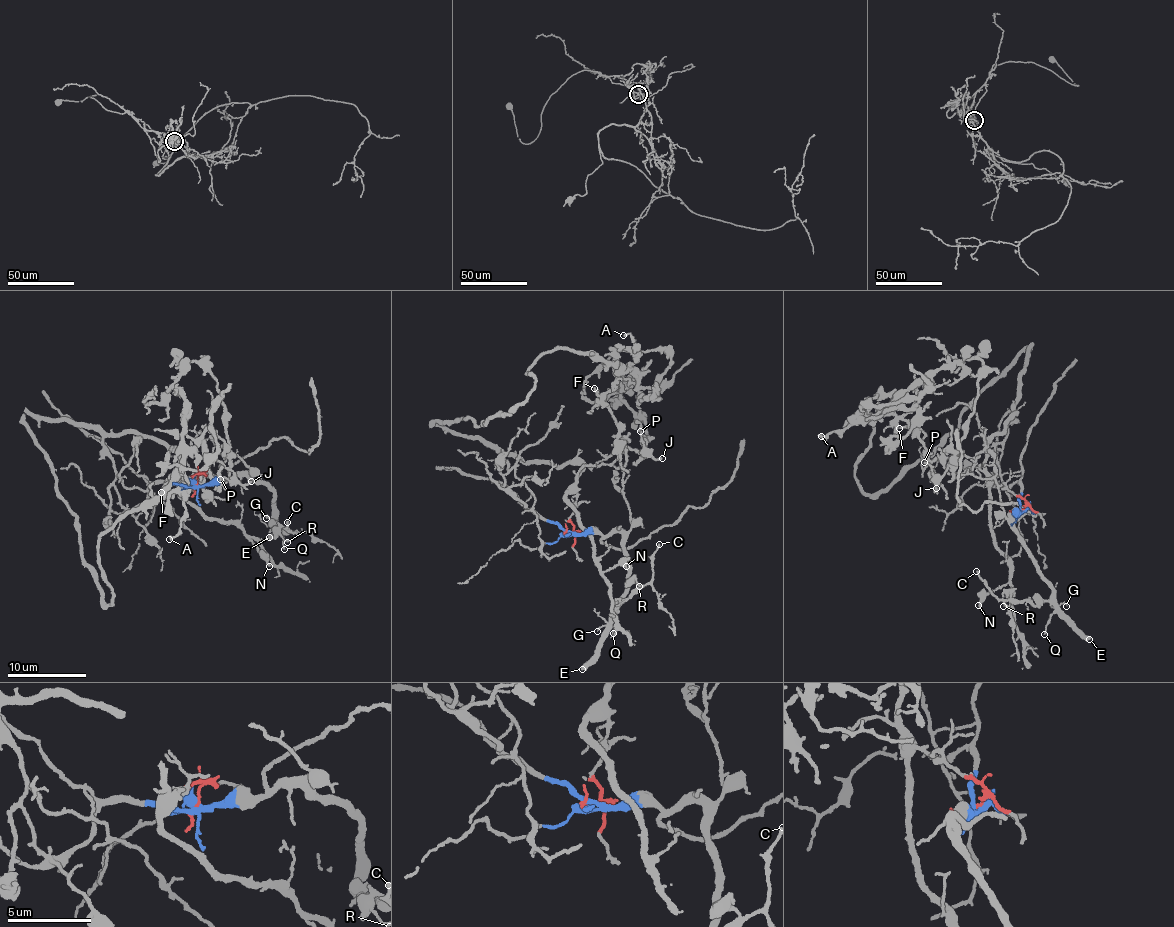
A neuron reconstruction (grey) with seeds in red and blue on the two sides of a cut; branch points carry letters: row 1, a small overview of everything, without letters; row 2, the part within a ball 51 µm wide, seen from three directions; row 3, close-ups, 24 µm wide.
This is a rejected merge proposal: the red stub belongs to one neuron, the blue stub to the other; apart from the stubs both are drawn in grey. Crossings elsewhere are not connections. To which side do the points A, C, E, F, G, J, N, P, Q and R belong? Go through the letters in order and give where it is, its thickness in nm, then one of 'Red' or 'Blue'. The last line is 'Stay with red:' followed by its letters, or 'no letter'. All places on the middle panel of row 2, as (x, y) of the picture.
A: Place: (623, 335). Thickness 200 nm. Red
C: Place: (659, 544). Thickness 170 nm. Blue
E: Place: (582, 669). Thickness 440 nm. Blue
F: Place: (594, 388). Thickness 180 nm. Red
G: Place: (597, 631). Thickness 120 nm. Blue
J: Place: (662, 458). Thickness 180 nm. Red
N: Place: (626, 566). Thickness 280 nm. Red
P: Place: (640, 431). Thickness 130 nm. Red
Q: Place: (613, 633). Thickness 130 nm. Blue
R: Place: (639, 586). Thickness 150 nm. Blue
Stay with red: A, F, J, N, P

